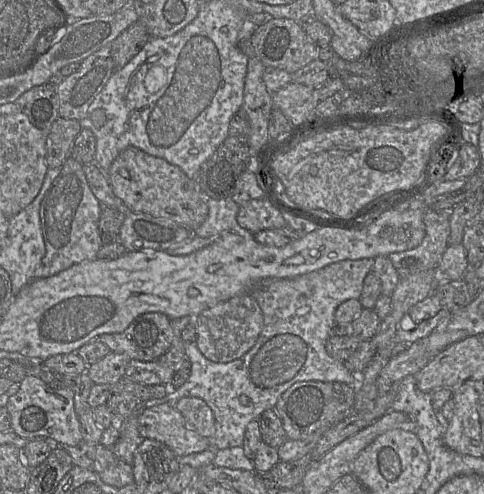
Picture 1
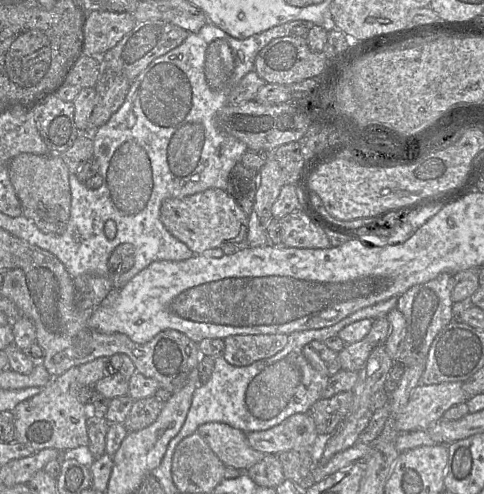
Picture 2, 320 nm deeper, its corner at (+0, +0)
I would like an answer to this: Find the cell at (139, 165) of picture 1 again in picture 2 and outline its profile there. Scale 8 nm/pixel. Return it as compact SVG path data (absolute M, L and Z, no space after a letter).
M210 188L182 198L167 199L161 205L160 218L168 232L186 244L194 254L201 254L209 249L220 249L224 254L231 254L236 249L249 246L247 244L248 215L223 189Z

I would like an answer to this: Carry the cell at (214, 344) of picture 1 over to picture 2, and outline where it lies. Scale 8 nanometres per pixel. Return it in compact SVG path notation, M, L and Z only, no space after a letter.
M239 334L226 337L223 358L232 366L244 367L280 352L287 344L286 334Z

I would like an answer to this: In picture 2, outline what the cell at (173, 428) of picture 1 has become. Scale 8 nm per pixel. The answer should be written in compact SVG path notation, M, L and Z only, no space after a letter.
M210 422L198 427L199 434L226 467L247 471L265 454L254 450L243 431L224 423Z

